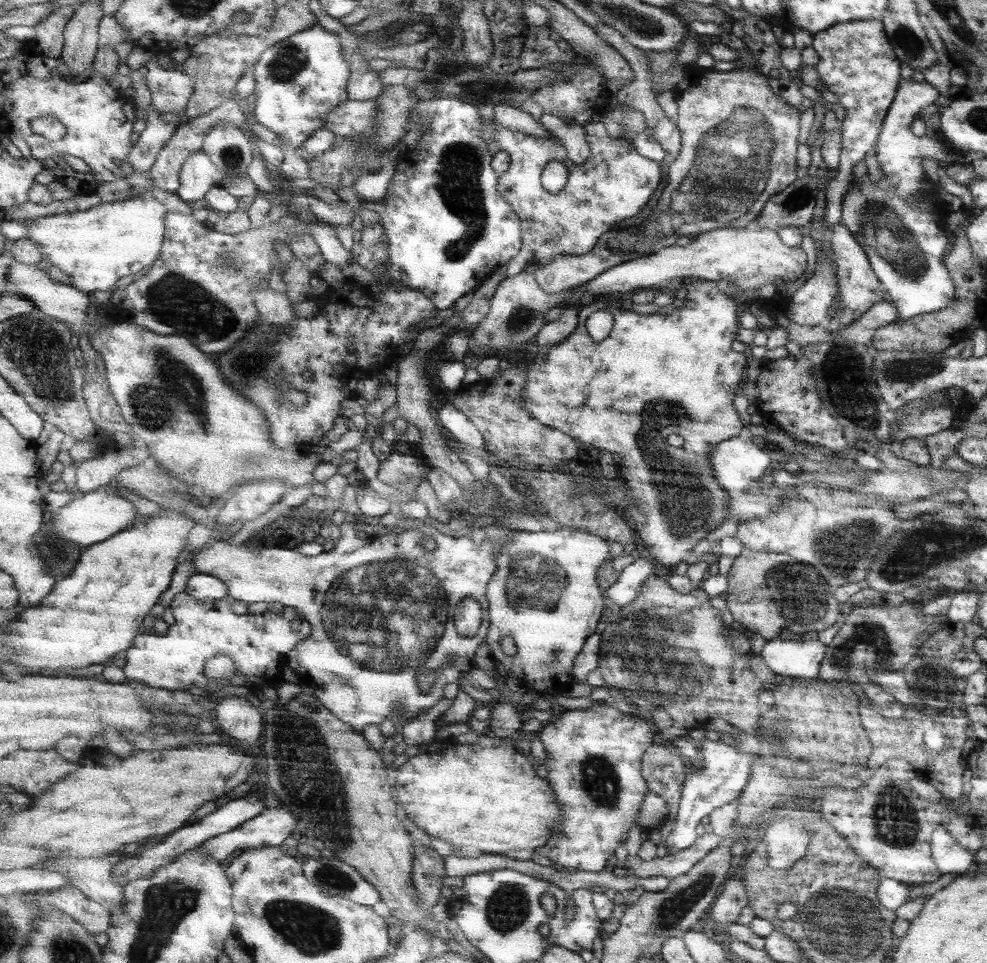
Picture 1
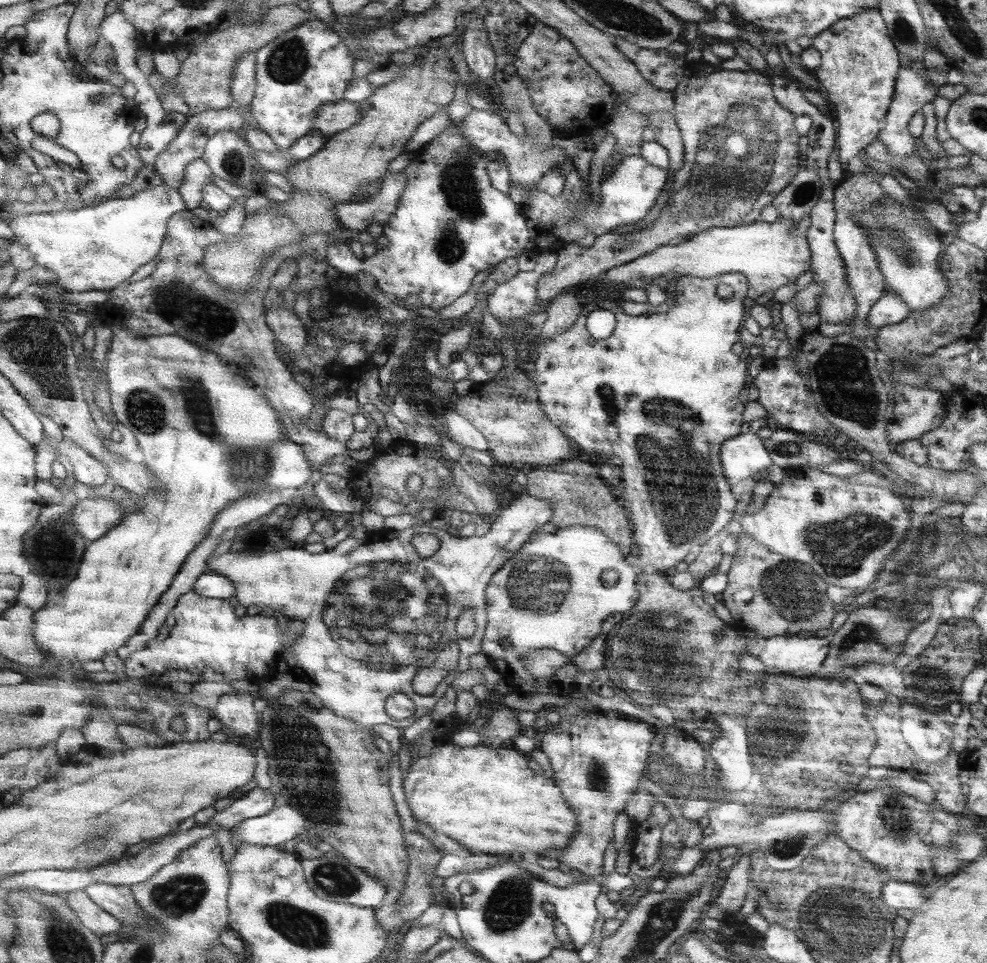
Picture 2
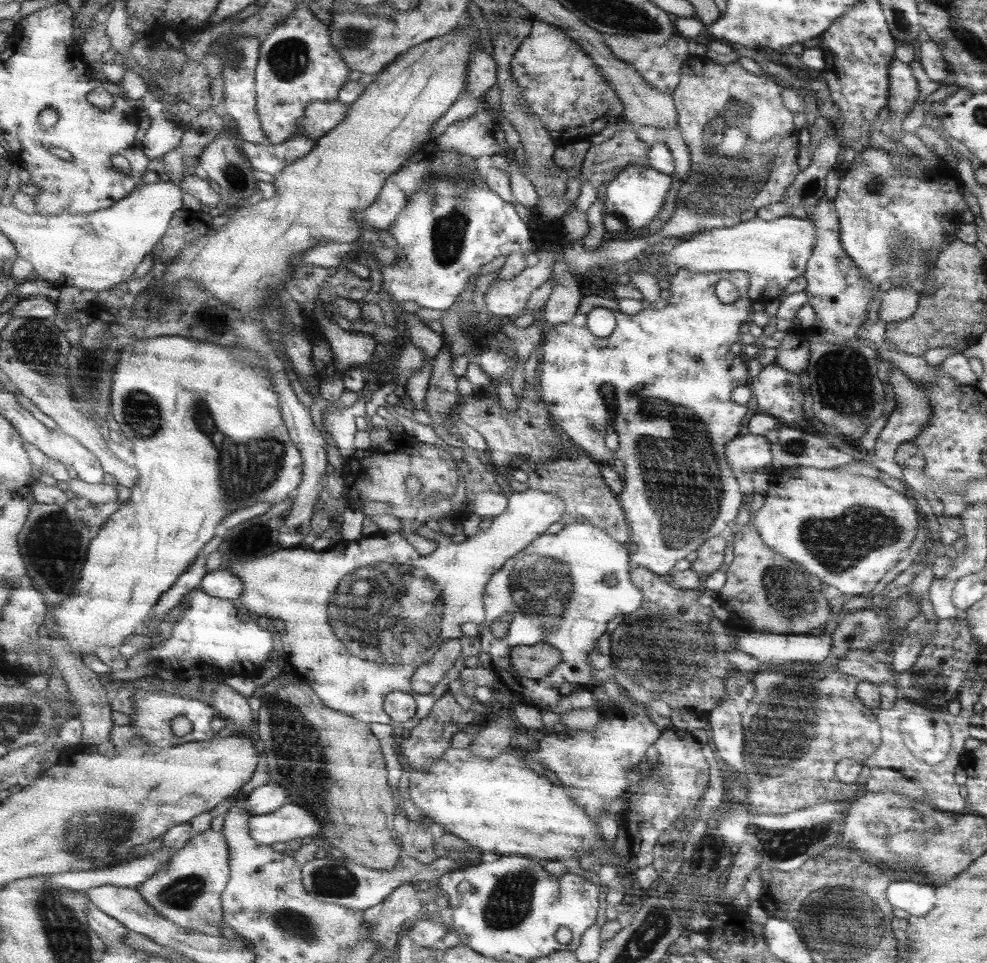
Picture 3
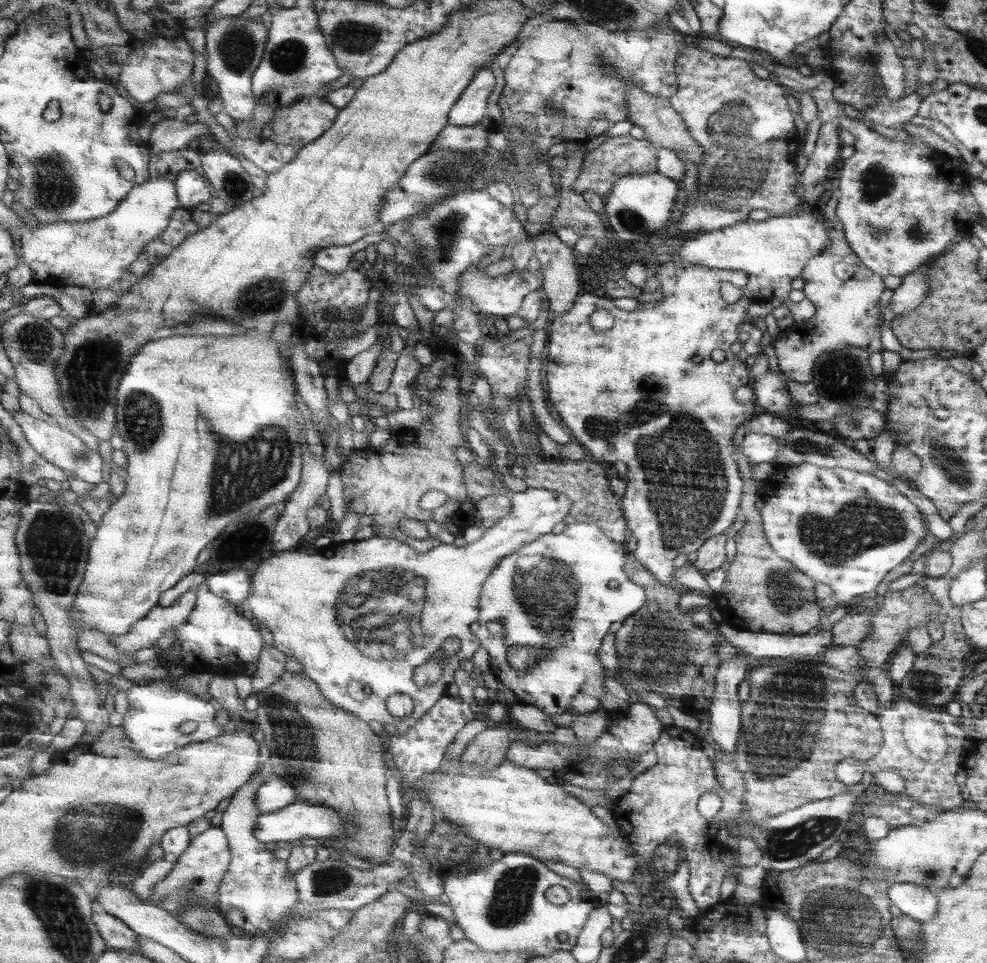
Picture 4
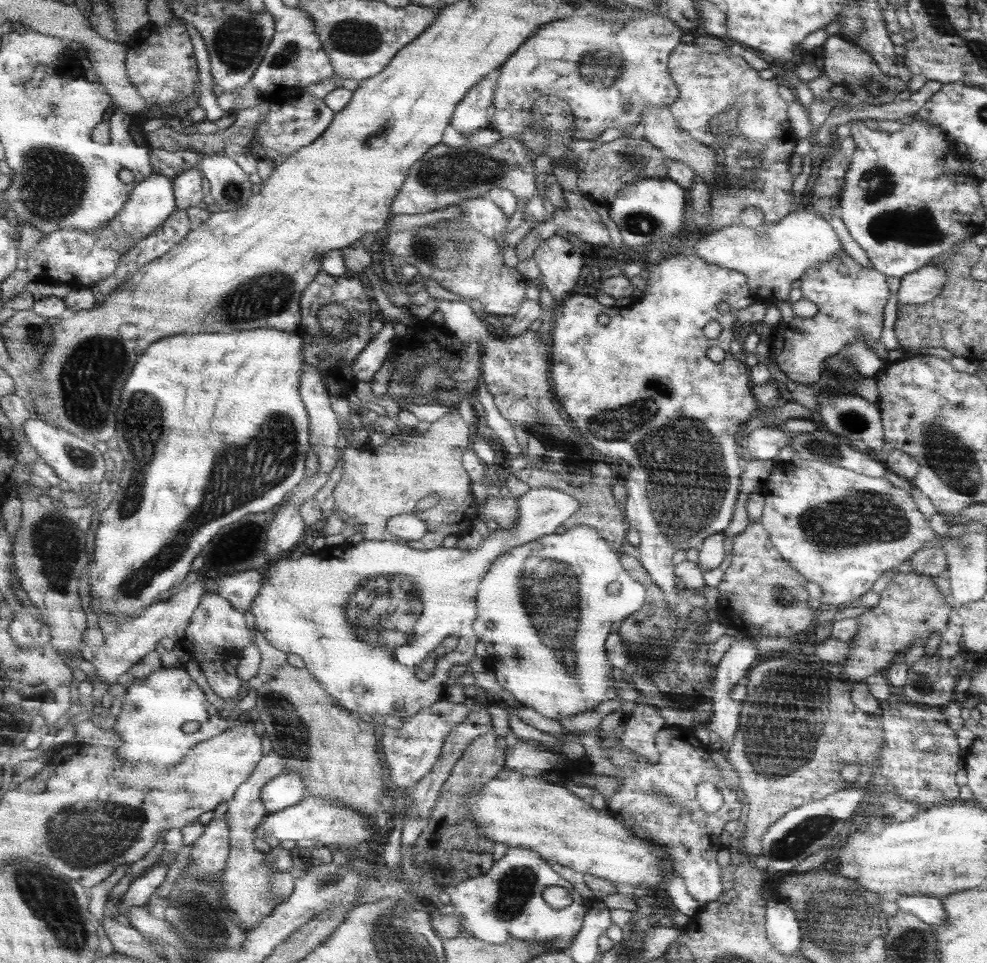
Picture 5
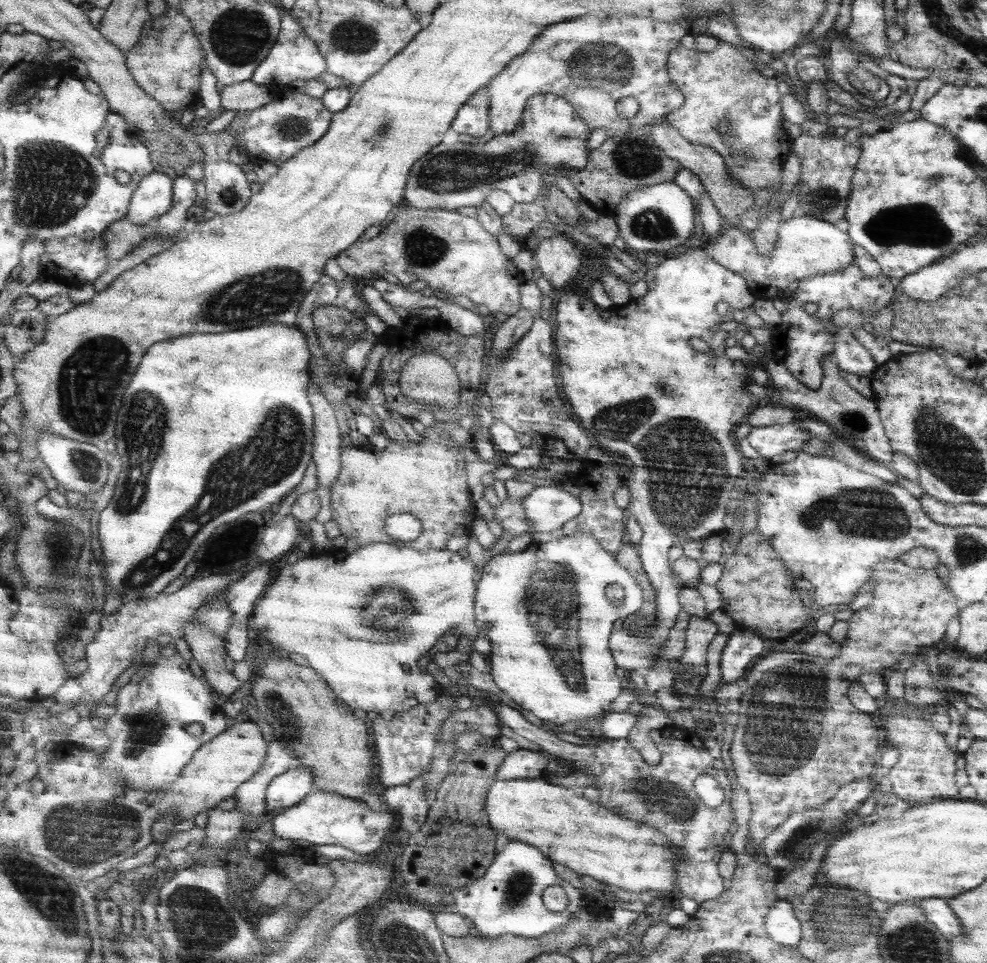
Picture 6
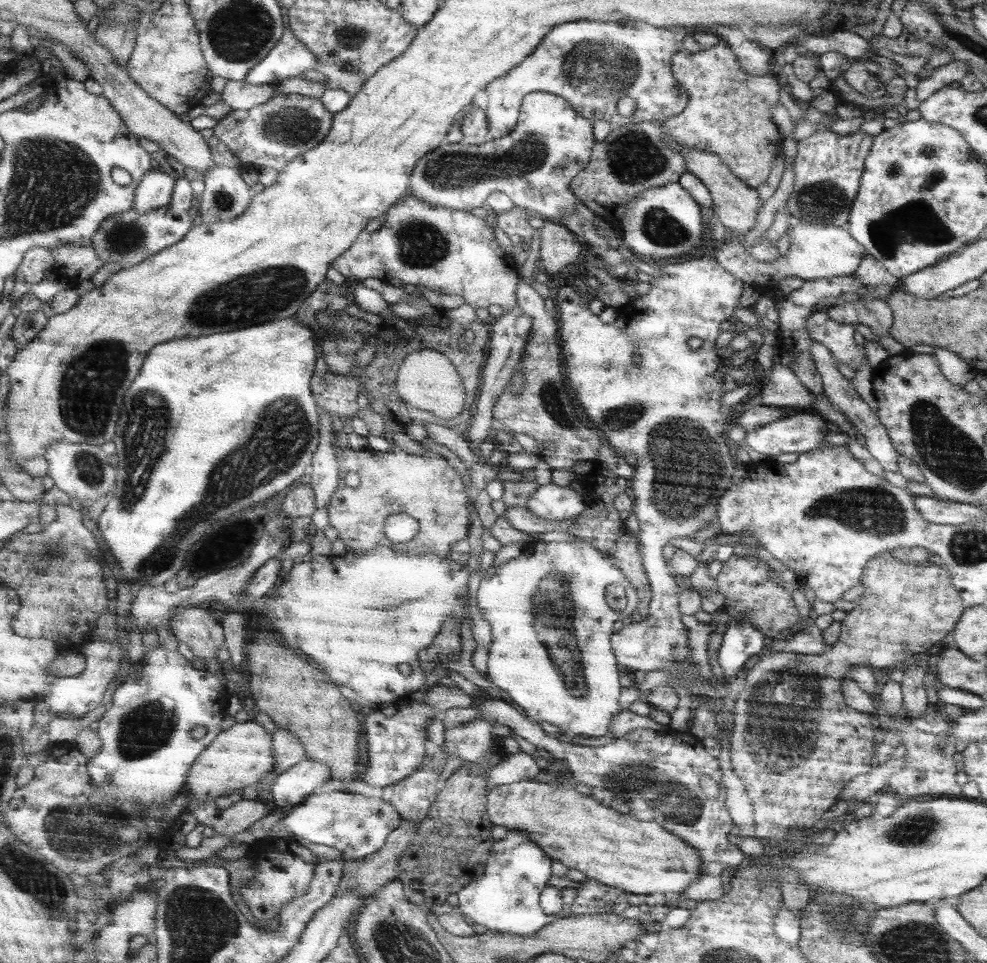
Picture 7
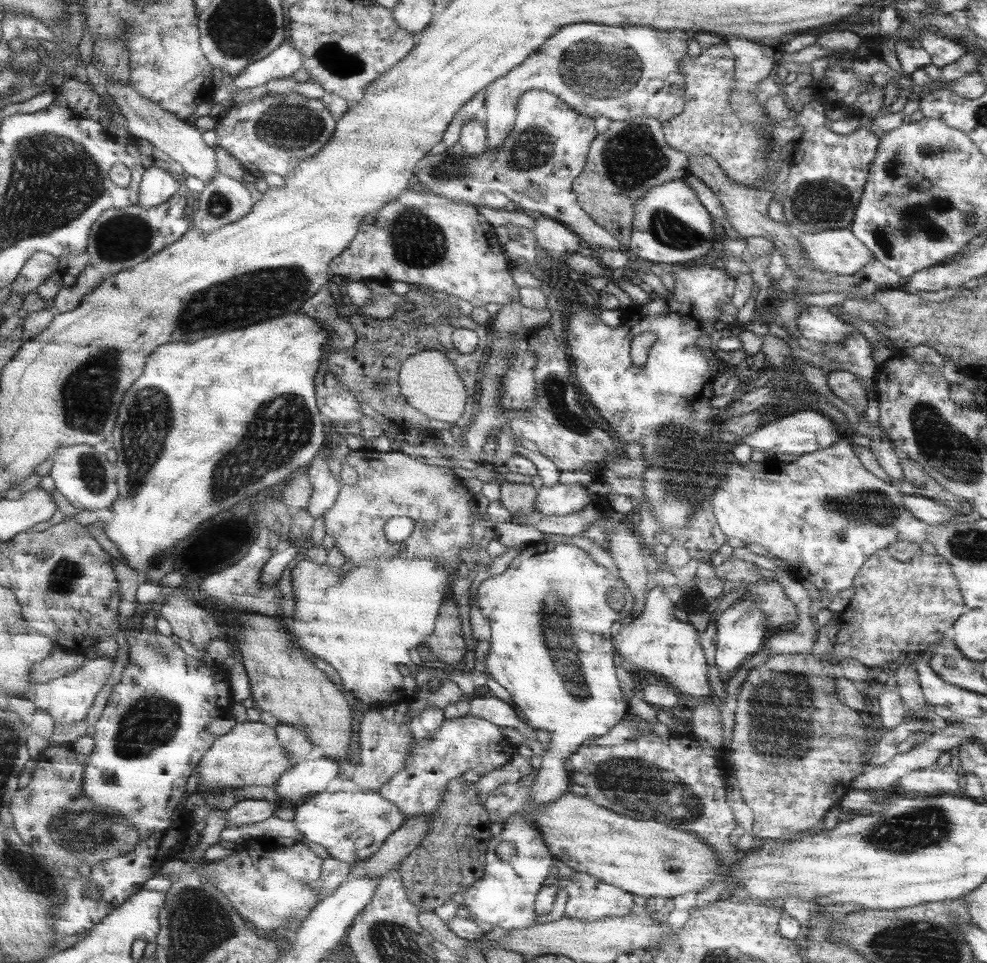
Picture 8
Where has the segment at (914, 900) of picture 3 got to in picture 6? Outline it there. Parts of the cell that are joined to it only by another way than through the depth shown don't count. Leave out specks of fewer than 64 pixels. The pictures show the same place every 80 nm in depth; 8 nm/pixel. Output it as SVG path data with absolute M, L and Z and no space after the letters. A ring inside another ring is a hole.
M924 898L923 900L916 900L913 904L921 909L927 922L930 922L935 930L939 930L939 934L951 938L951 936L959 936L963 932L955 914L947 906L947 899Z

